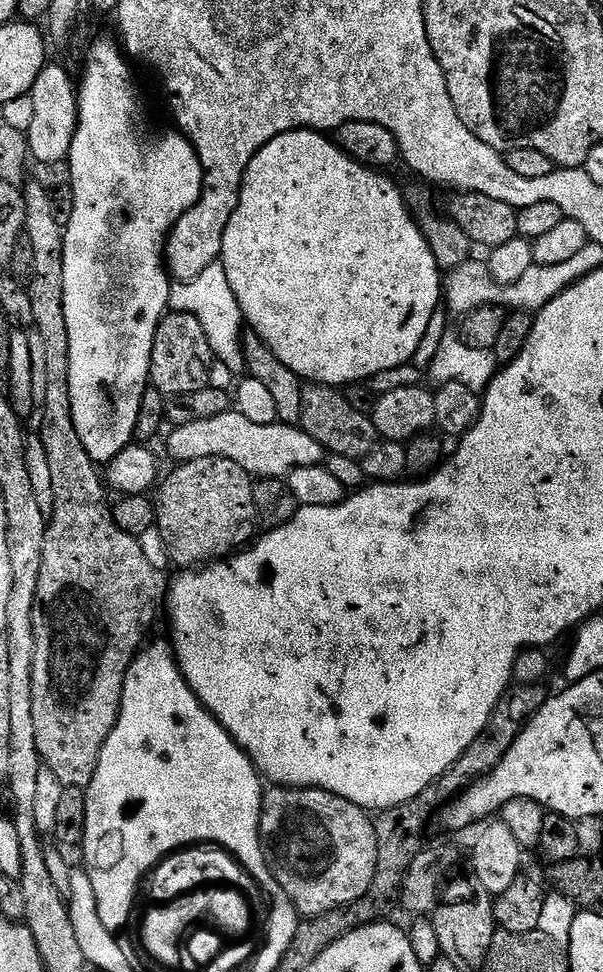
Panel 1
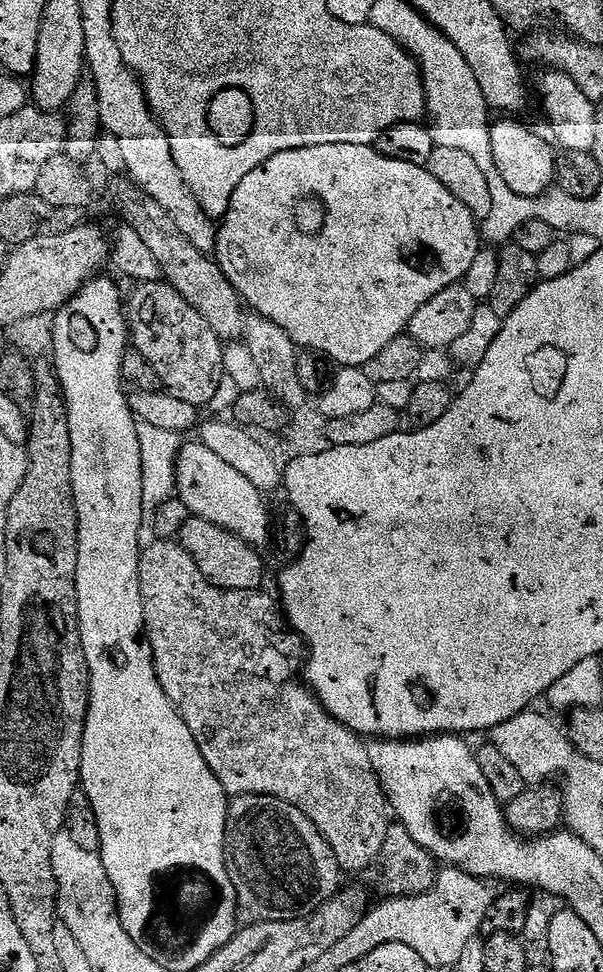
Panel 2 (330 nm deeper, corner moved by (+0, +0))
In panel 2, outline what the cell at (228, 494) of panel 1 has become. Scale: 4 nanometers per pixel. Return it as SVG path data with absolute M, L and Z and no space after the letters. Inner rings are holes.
M189 515L186 526L182 526L178 542L186 554L194 558L194 566L198 566L198 570L202 570L202 574L214 586L226 590L257 590L263 585L260 583L264 580L264 562L256 553L259 551L230 530Z

